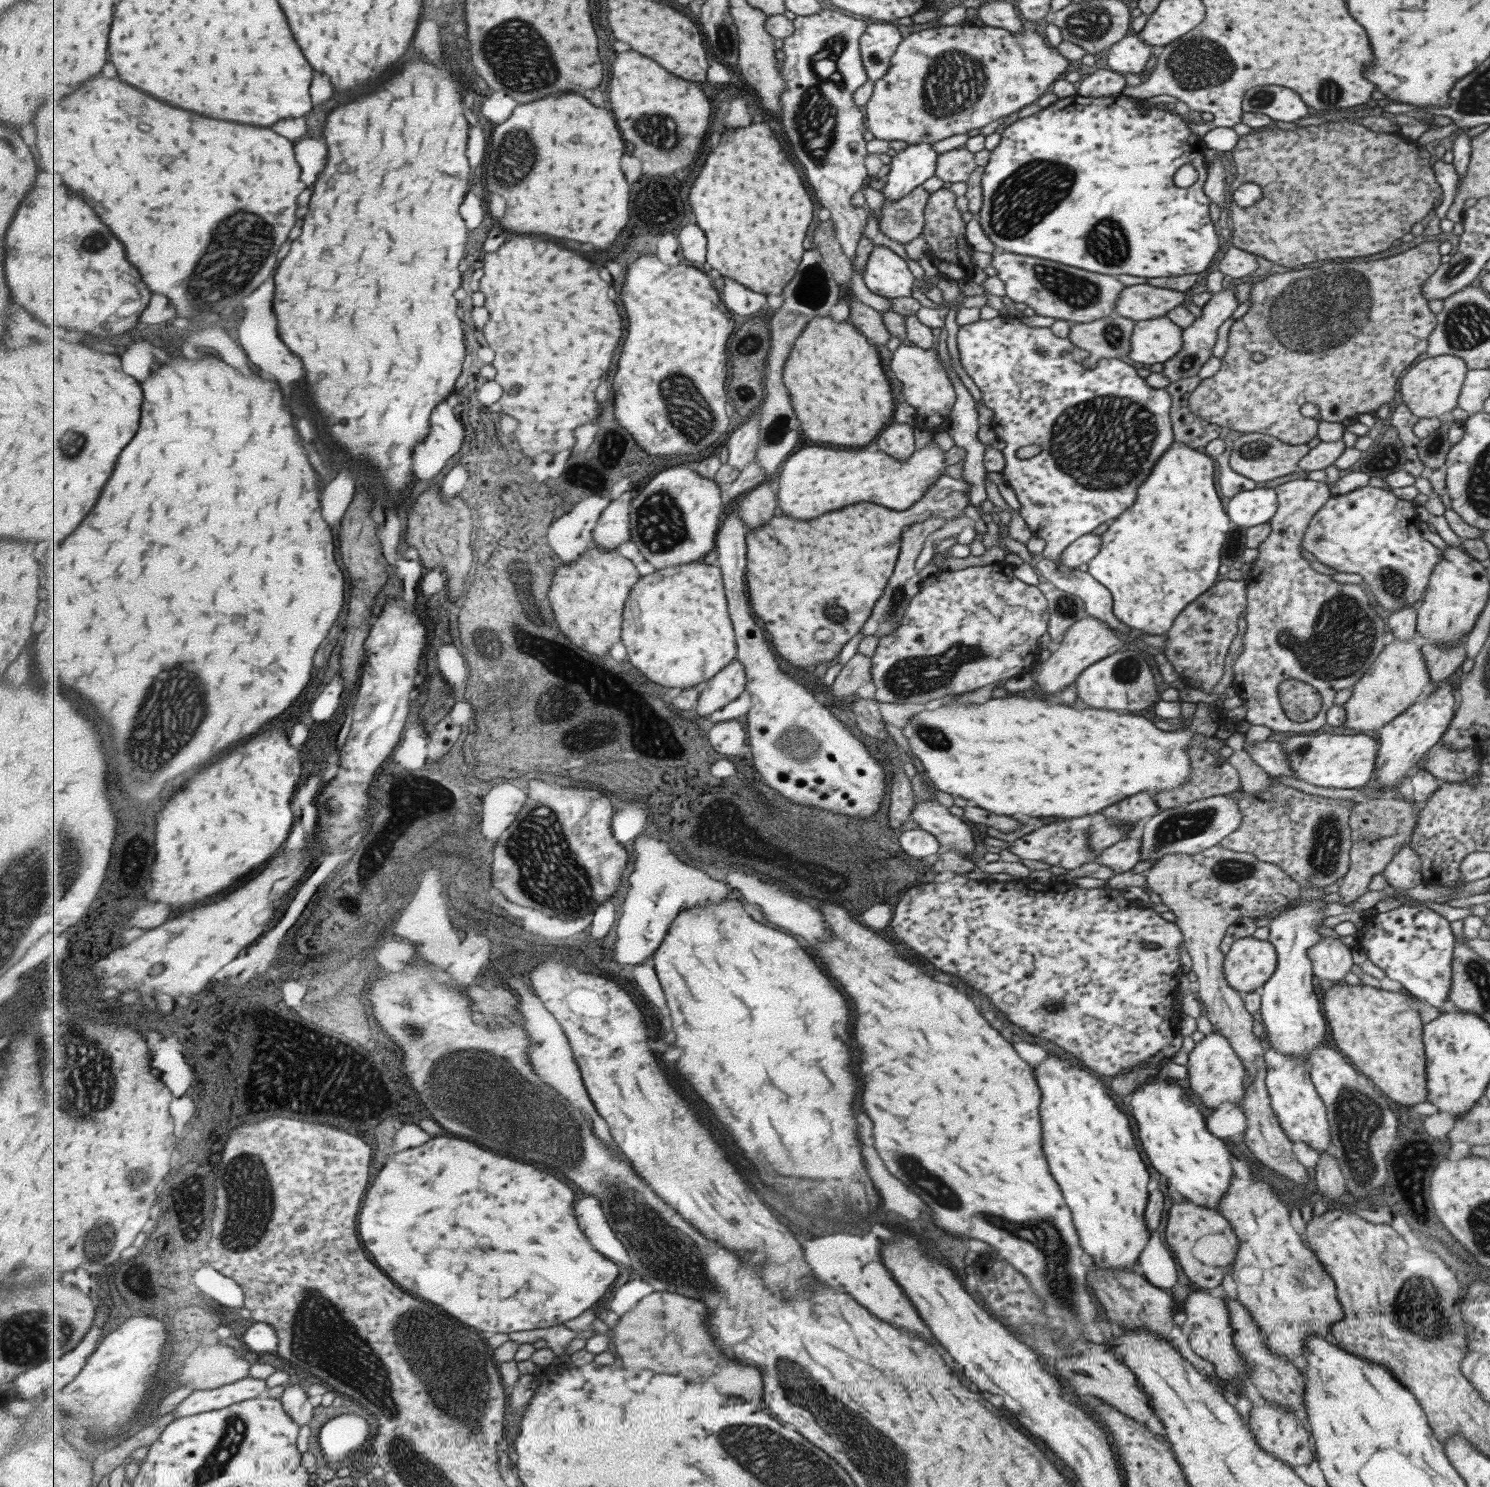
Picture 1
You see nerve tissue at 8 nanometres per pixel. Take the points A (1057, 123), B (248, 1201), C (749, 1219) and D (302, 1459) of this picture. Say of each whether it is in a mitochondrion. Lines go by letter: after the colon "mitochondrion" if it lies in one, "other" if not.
A: other
B: mitochondrion
C: other
D: other

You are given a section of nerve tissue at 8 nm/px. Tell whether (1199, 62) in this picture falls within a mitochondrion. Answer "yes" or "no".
yes

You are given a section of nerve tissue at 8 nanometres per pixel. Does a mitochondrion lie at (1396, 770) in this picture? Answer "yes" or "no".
no

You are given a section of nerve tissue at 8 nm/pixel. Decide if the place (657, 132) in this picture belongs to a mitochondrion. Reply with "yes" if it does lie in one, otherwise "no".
yes

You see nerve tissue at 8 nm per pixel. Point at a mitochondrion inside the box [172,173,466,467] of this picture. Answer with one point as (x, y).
(246, 250)

